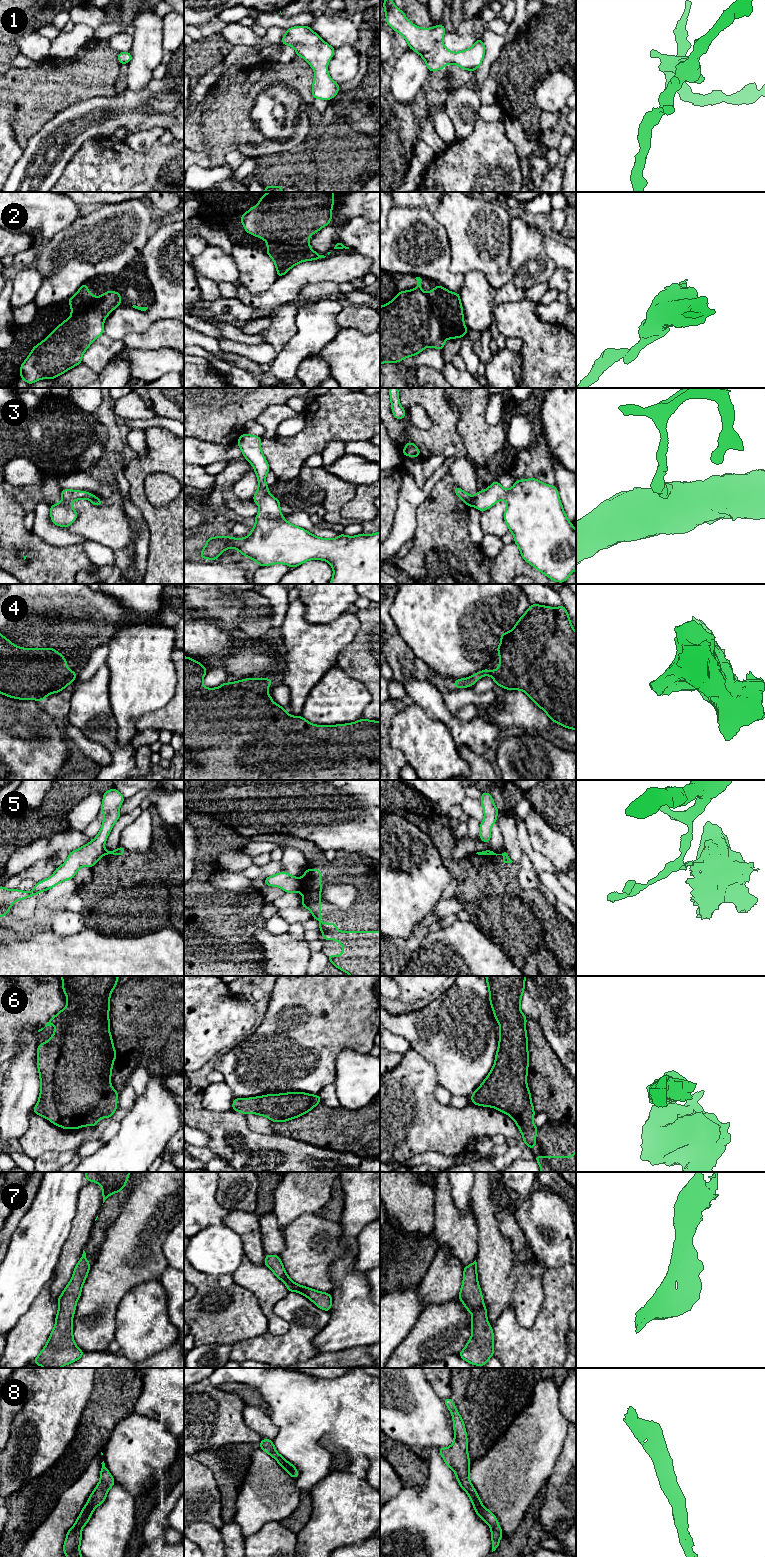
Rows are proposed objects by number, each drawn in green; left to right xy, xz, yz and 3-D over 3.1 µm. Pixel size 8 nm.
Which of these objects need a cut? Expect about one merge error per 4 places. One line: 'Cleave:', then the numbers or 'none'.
Cleave: 2, 5

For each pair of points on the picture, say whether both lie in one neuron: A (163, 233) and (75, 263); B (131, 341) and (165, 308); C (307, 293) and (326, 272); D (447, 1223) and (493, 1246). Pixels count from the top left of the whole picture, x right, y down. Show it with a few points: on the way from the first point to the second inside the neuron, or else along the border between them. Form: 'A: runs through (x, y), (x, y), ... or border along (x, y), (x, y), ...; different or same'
A: border along (154, 228), (141, 253); different
B: border along (157, 320), (144, 331), (127, 334), (122, 339); different
C: border along (337, 283), (307, 284), (298, 297); different
D: border along (475, 1216), (478, 1232), (476, 1259); different

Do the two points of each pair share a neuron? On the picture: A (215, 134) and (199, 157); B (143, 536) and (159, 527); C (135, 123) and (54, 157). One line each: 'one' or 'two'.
A: two
B: two
C: one

